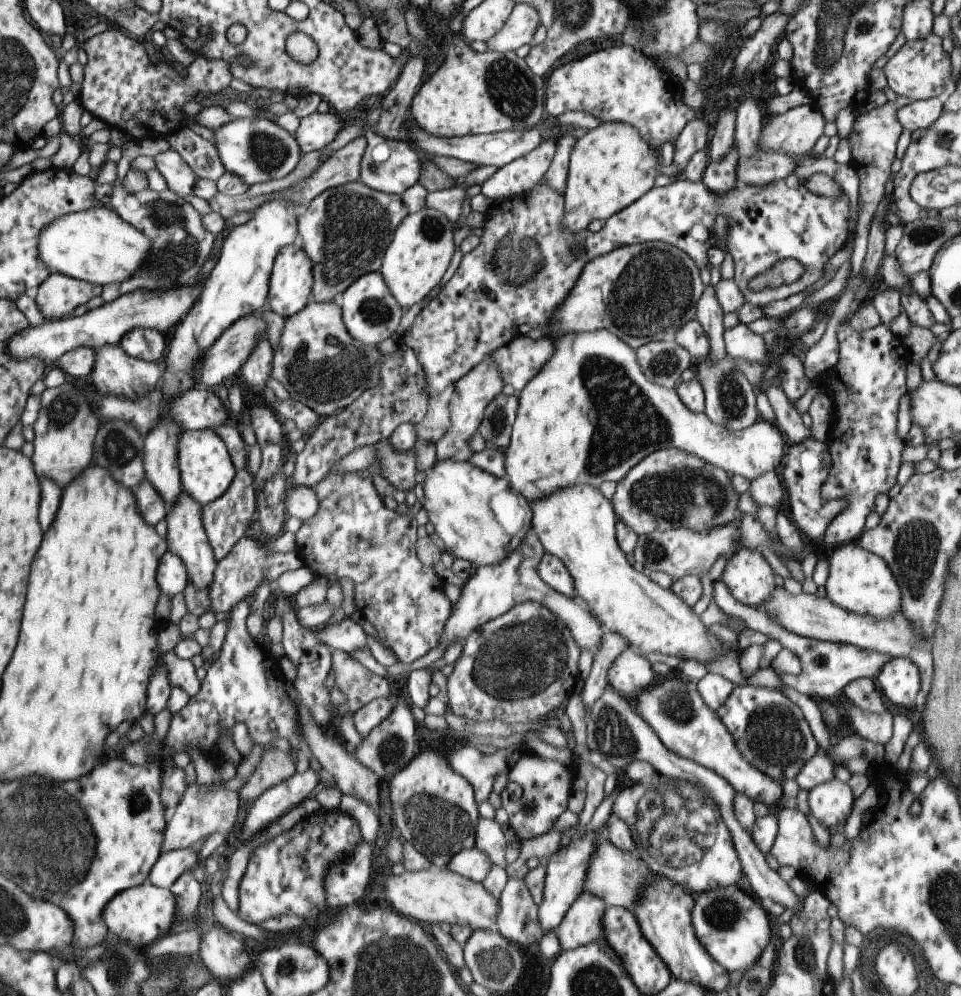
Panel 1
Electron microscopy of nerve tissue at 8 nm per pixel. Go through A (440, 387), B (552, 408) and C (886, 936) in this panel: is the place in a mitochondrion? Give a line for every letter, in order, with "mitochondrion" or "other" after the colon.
A: other
B: other
C: other

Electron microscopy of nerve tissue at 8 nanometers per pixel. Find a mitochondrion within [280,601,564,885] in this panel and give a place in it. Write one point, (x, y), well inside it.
(439, 826)

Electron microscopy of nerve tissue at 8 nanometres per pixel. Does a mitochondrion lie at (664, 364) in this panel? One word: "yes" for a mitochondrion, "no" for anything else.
yes

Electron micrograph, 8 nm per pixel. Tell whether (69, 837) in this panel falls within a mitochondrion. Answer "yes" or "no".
yes

